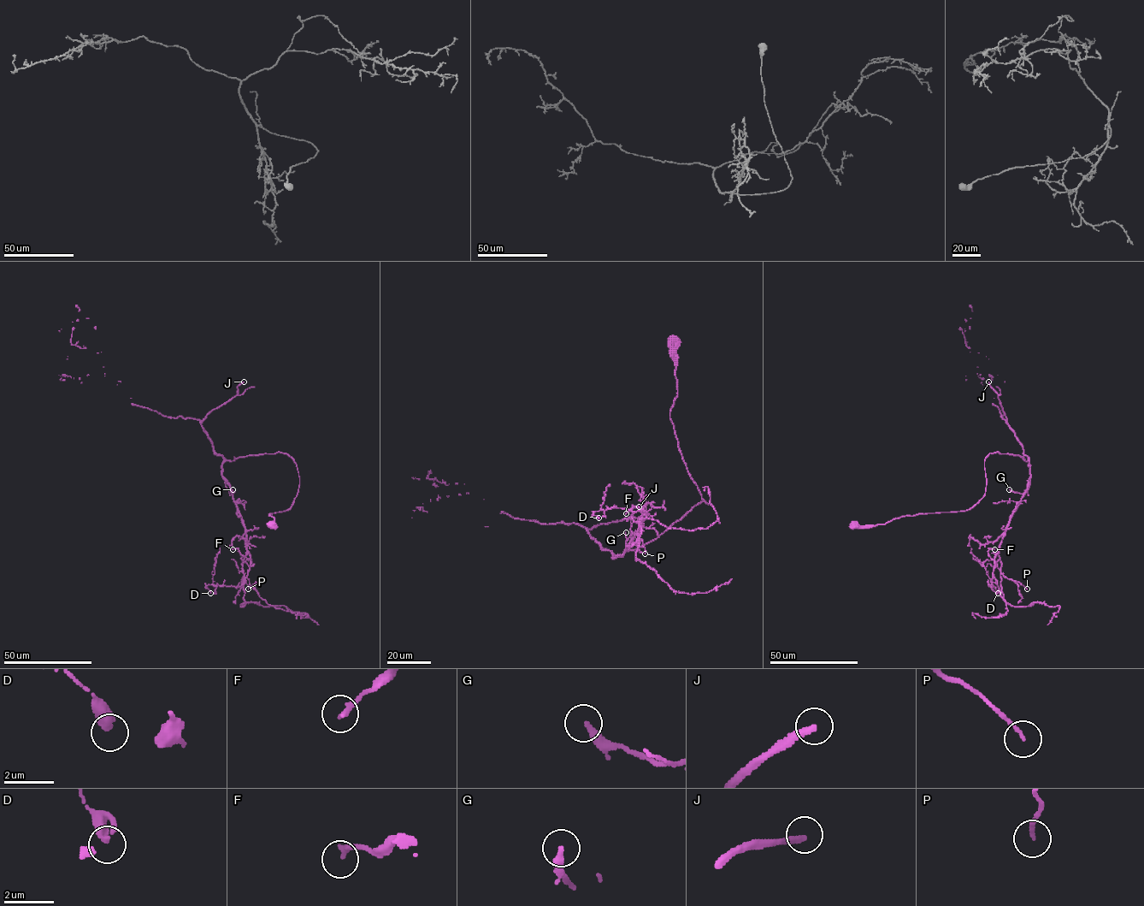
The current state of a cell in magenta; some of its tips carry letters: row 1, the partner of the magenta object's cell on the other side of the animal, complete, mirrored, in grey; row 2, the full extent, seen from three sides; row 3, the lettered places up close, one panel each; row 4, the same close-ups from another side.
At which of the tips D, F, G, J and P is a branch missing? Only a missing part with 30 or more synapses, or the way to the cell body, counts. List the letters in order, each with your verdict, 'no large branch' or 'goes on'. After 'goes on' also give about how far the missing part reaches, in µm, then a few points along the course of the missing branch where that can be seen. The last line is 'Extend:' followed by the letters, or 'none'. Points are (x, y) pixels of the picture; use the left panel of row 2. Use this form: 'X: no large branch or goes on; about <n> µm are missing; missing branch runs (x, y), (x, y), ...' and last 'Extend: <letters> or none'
D: no large branch
F: no large branch
G: no large branch
J: goes on; about 150 µm are missing; missing branch runs (244, 381), (262, 370), (268, 354), (276, 350), (272, 324), (278, 320), (331, 361), (349, 357), (361, 362)
P: no large branch
Extend: J

